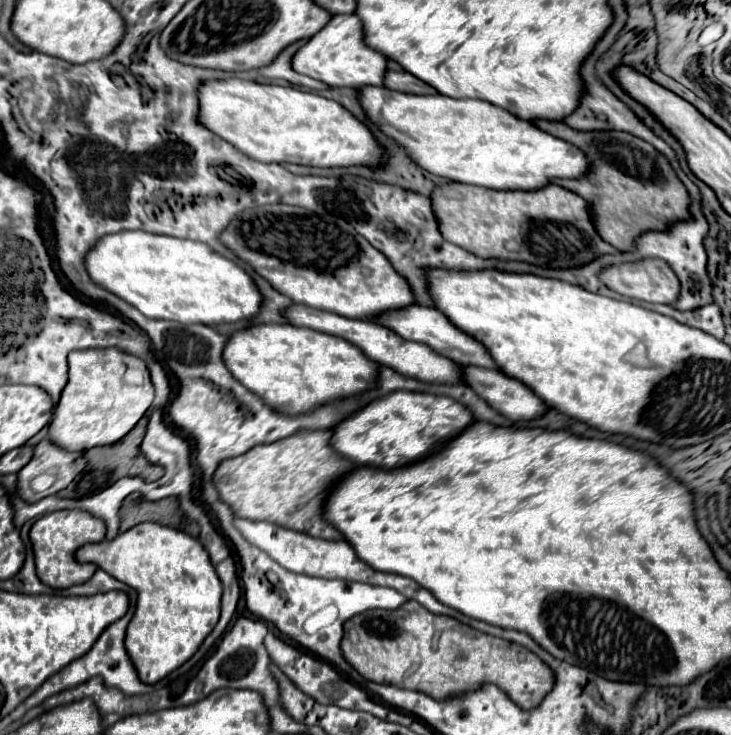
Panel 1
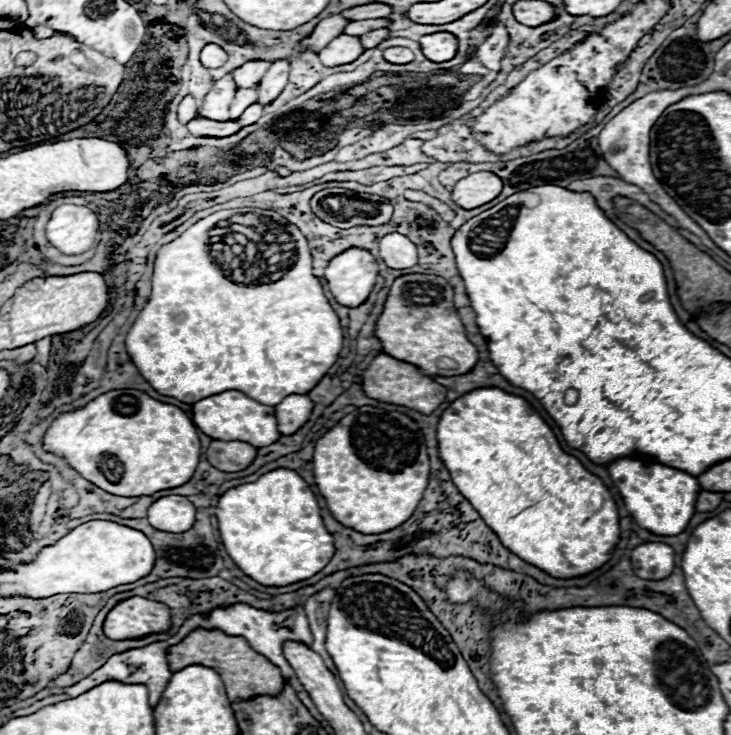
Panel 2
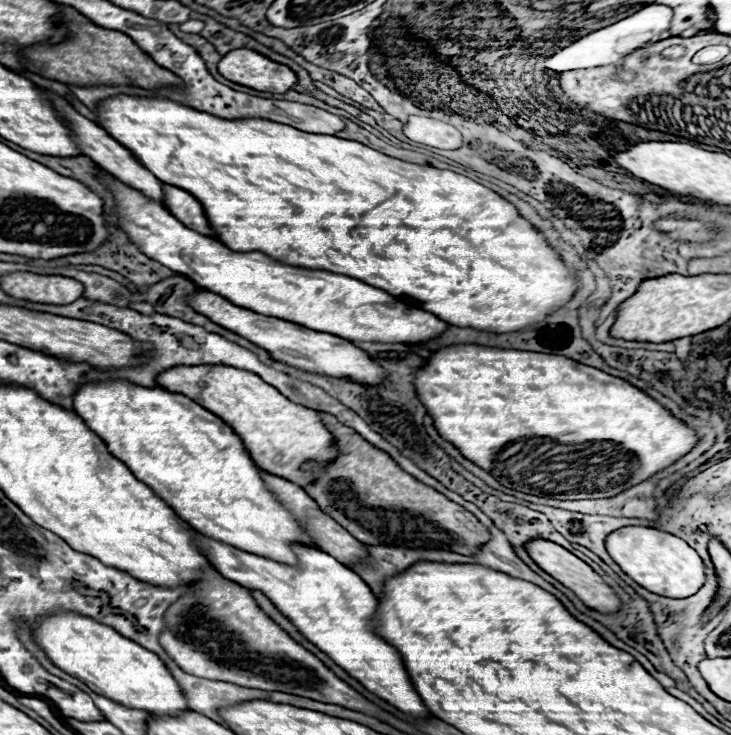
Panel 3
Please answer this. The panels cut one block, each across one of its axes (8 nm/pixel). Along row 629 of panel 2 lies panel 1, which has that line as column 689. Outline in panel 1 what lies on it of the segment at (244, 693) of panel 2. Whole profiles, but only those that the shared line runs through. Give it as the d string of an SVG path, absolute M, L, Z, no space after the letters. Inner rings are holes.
M534 120L532 124L552 136L558 136L564 142L574 144L586 154L590 162L590 170L586 174L572 180L554 178L552 184L578 192L592 206L590 218L596 232L602 236L602 240L606 240L620 252L632 250L634 238L642 232L664 230L668 222L688 218L690 198L684 184L676 174L672 176L672 166L668 164L668 160L662 154L656 156L656 150L648 142L616 130L582 132L556 120Z

